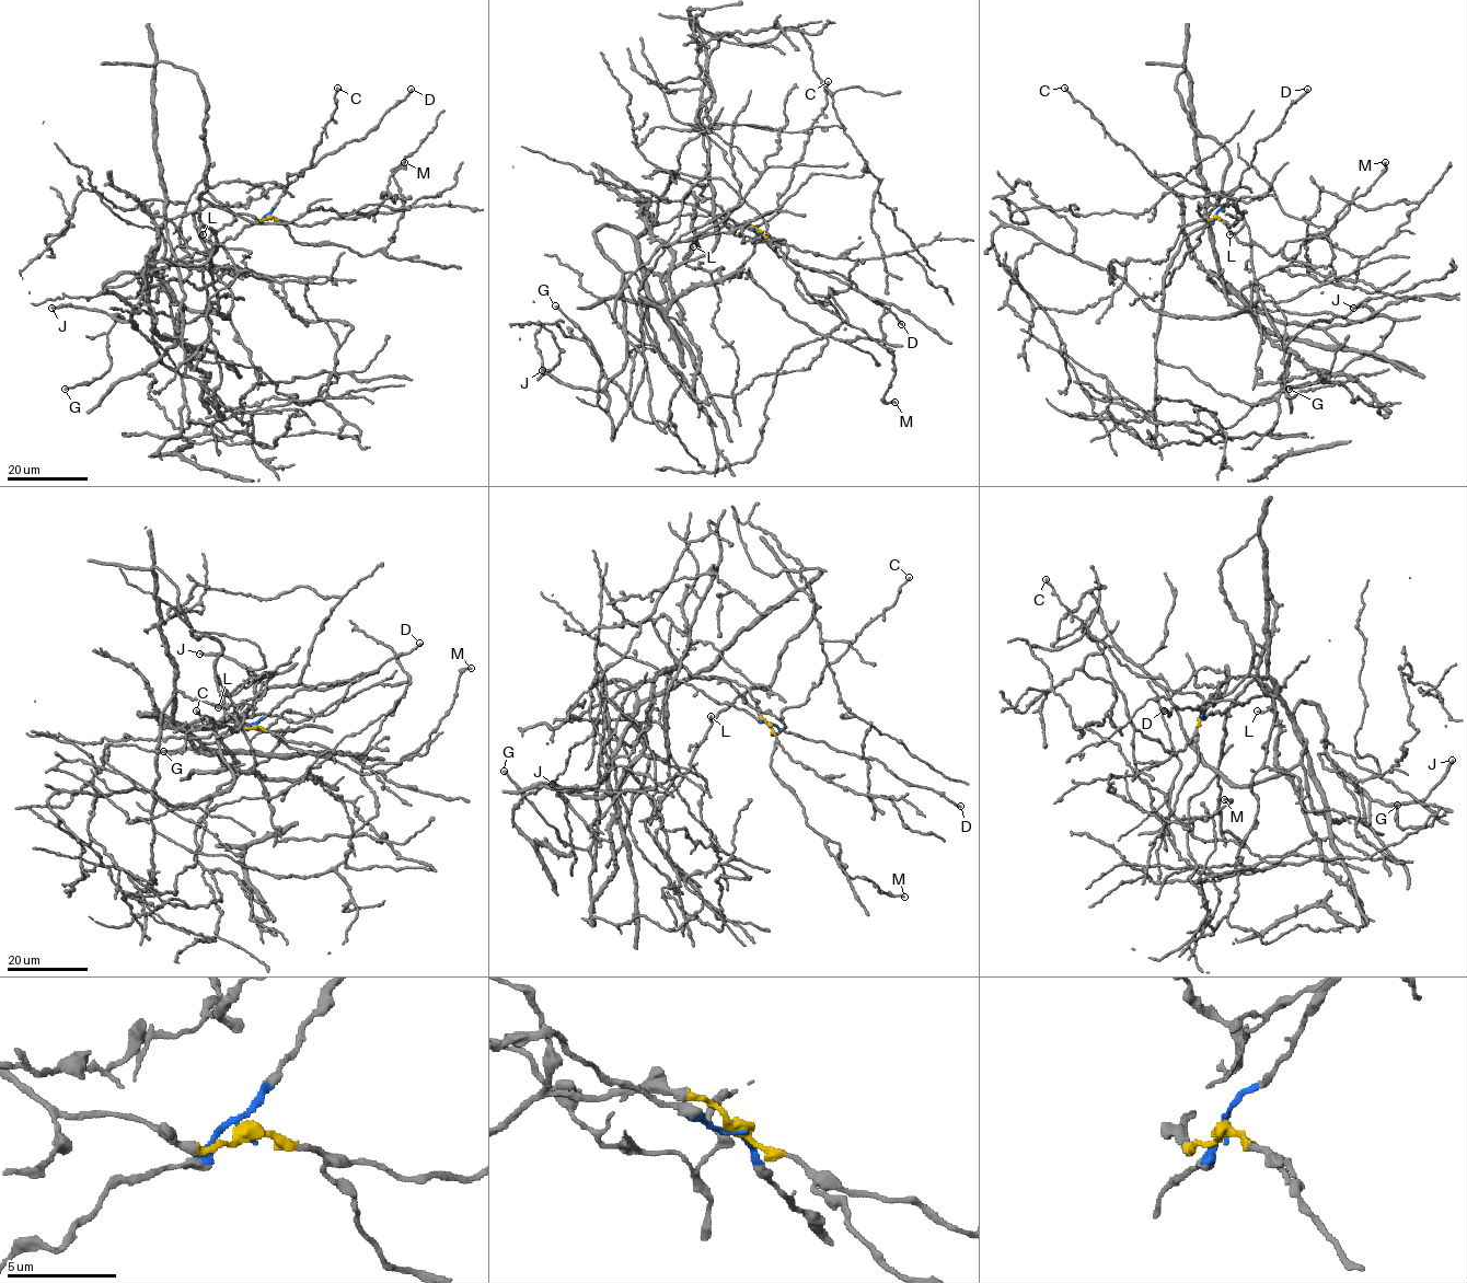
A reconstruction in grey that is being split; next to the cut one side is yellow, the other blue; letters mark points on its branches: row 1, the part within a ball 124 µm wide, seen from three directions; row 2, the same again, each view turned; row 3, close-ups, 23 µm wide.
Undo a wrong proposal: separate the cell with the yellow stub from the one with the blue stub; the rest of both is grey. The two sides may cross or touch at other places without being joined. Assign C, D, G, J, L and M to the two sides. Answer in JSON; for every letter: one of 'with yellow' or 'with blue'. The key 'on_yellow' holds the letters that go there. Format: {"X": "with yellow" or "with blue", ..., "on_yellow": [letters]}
{"C": "with yellow", "D": "with blue", "G": "with yellow", "J": "with yellow", "L": "with yellow", "M": "with yellow", "on_yellow": ["C", "G", "J", "L", "M"]}

